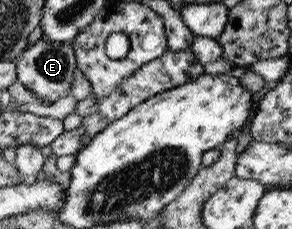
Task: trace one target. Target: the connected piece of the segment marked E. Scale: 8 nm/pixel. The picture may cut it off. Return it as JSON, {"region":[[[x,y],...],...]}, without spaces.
{"region":[[[38,39],[26,45],[16,59],[16,81],[34,92],[43,104],[53,104],[68,94],[76,68],[75,55],[69,42],[45,42]]]}

